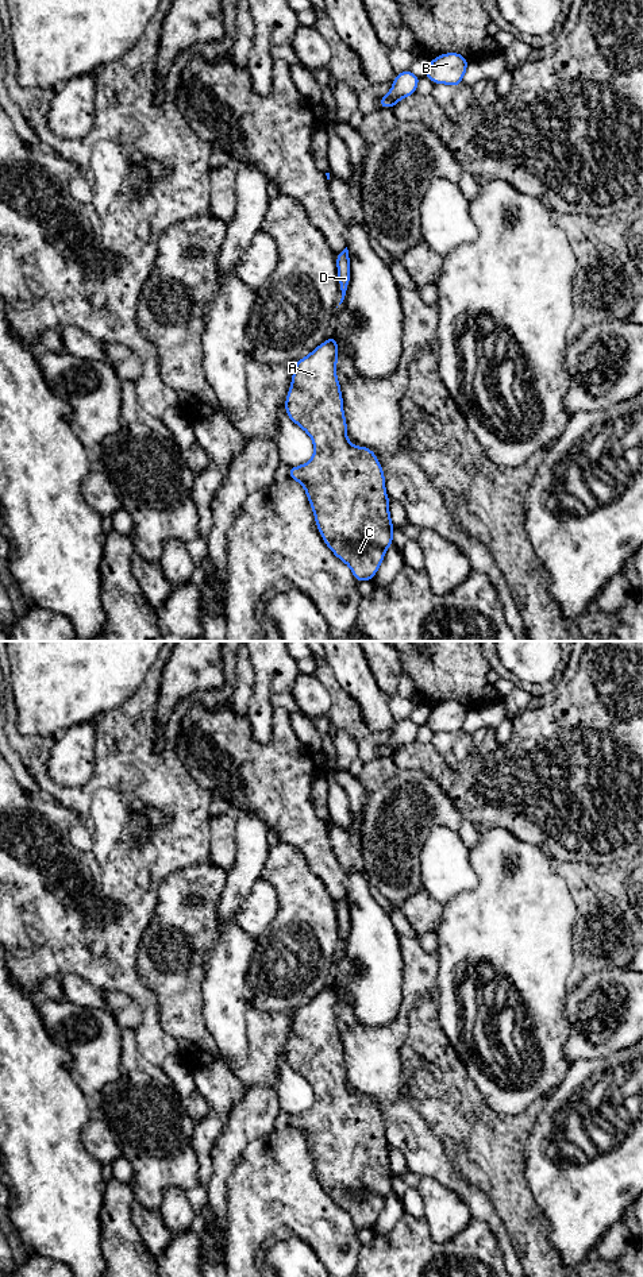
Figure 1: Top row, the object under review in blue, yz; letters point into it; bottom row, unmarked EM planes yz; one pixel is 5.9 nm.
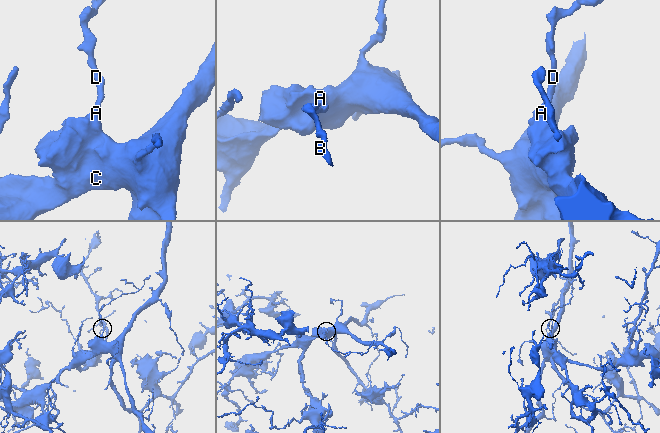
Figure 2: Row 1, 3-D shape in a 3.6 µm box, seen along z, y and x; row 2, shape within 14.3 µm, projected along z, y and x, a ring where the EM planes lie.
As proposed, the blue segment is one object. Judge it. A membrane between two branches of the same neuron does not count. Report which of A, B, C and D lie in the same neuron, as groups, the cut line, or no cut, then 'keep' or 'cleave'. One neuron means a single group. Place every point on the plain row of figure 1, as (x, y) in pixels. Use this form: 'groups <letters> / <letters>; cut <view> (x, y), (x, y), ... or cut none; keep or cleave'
groups A B C D; cut none; keep

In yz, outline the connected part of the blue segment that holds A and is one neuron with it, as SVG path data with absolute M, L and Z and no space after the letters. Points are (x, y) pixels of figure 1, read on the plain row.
M331 983L308 1004L296 1010L285 1058L311 1084L315 1102L304 1114L290 1115L289 1126L304 1134L324 1191L351 1216L359 1231L374 1226L393 1191L393 1173L378 1107L370 1096L355 1095L346 1084L343 1046L335 1022L338 1000L338 991Z

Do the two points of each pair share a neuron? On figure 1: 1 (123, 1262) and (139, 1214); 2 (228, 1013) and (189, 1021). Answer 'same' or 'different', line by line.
1: different
2: different

